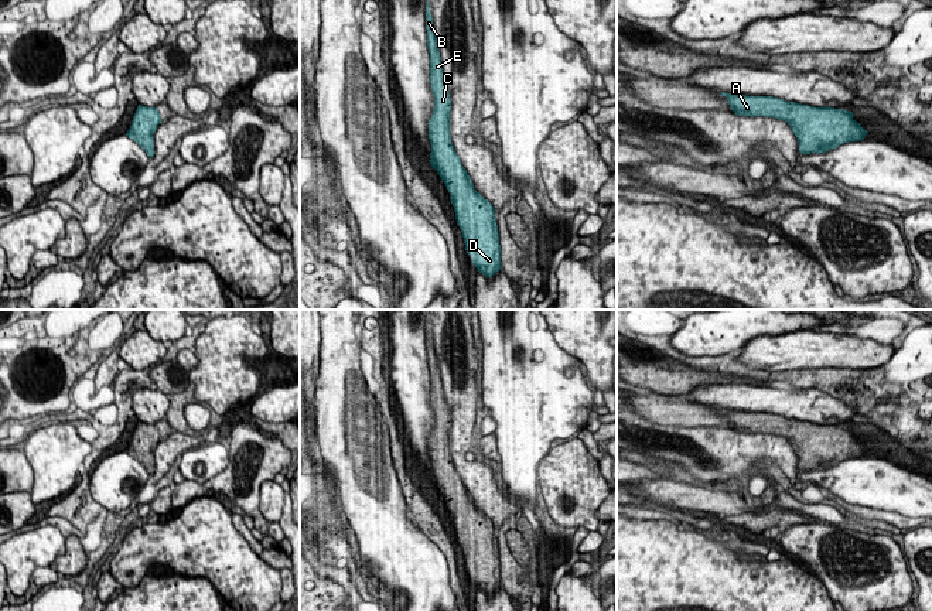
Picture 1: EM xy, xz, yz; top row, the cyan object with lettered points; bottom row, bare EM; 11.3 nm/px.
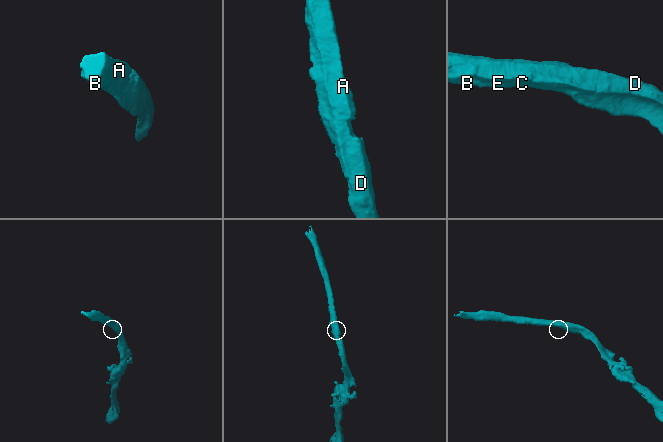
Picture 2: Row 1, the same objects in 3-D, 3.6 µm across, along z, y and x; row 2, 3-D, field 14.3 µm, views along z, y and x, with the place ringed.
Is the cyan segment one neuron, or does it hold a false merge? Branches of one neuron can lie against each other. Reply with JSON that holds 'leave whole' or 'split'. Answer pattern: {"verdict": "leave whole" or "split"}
{"verdict": "leave whole"}

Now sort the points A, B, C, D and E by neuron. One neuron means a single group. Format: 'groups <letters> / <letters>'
groups A B C D E

